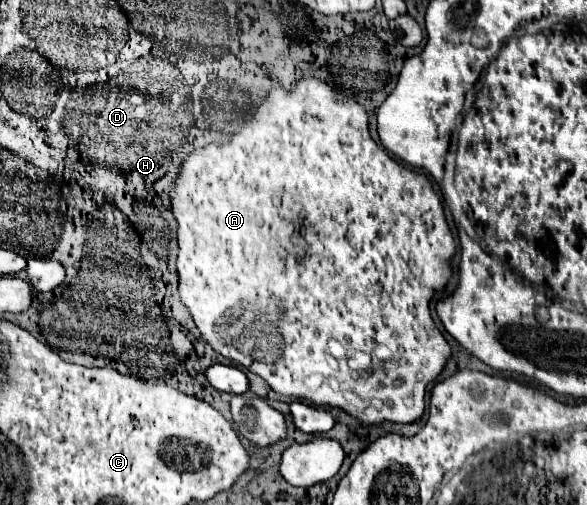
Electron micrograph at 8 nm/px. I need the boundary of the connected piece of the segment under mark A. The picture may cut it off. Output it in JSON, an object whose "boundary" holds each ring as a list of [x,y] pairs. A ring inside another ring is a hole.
{"boundary":[[[302,77],[292,89],[284,89],[281,85],[272,87],[258,105],[256,105],[256,97],[254,98],[254,107],[249,117],[247,112],[246,120],[238,118],[236,125],[230,127],[228,141],[198,147],[182,161],[180,173],[168,197],[170,197],[174,219],[178,223],[176,271],[178,271],[180,299],[186,305],[204,341],[218,355],[230,359],[234,365],[244,367],[250,373],[260,375],[270,385],[270,389],[276,391],[278,395],[296,397],[314,407],[342,409],[362,425],[382,425],[382,423],[404,425],[404,423],[416,423],[422,417],[426,385],[442,373],[452,353],[448,341],[432,321],[430,301],[436,293],[440,293],[448,285],[452,277],[452,259],[456,255],[456,243],[446,223],[442,201],[432,189],[430,179],[424,173],[402,167],[372,141],[368,131],[368,115],[356,99],[334,93],[330,85],[318,77]],[[298,217],[302,217],[304,221],[304,227],[300,231],[292,229],[292,225],[288,223],[288,219],[298,219]],[[296,235],[310,247],[304,263],[298,263],[296,257],[288,253],[288,247],[292,245],[292,239]],[[378,347],[384,347],[388,355],[394,355],[394,359],[372,357],[370,369],[352,371],[348,361],[356,351],[378,349]]]}

